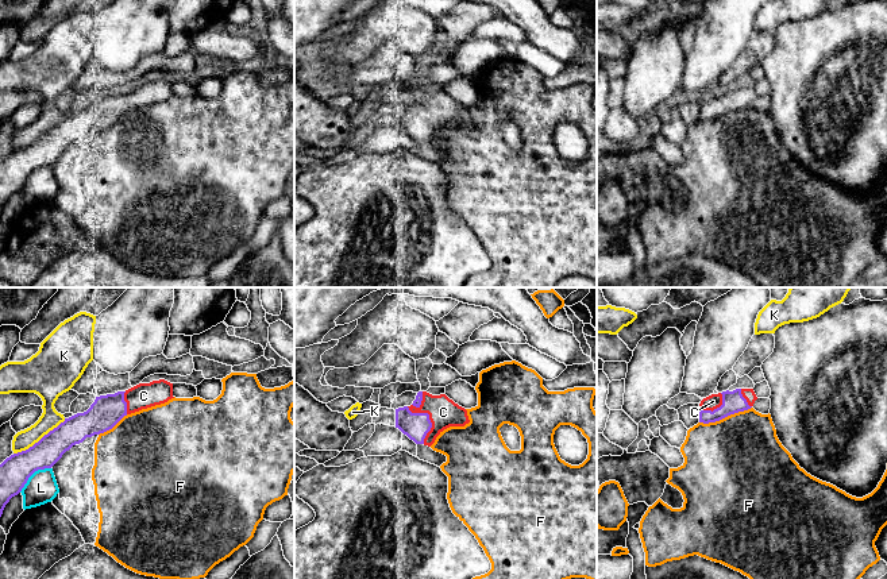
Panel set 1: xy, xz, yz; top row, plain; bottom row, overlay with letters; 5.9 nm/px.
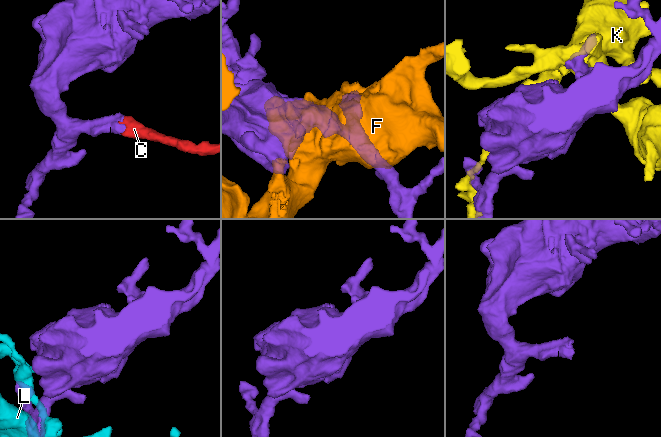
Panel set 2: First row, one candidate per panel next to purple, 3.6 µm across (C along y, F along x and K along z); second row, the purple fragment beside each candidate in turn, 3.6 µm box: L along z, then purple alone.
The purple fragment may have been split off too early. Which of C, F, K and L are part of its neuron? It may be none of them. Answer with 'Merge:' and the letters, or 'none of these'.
Merge: C

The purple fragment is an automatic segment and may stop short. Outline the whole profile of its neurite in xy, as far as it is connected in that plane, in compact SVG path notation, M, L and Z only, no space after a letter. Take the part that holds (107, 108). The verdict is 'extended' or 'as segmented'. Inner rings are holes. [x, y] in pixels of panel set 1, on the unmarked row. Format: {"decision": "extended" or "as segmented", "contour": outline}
{"decision": "extended", "contour": "M165 77L96 94L86 109L65 116L32 144L7 155L0 162L0 215L9 197L22 189L35 169L51 166L73 143L112 127L124 113L171 96L173 81Z"}

